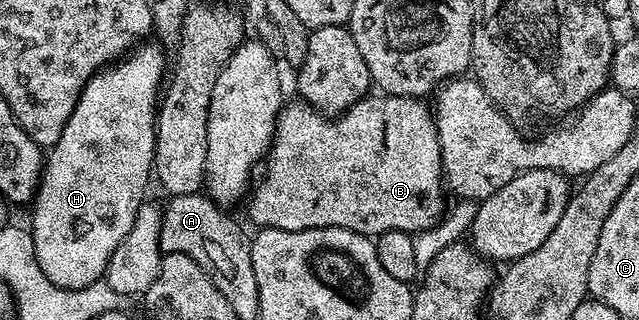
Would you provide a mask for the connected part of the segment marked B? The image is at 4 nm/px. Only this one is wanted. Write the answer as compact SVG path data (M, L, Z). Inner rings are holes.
M396 94L385 96L367 96L358 102L353 102L347 110L343 110L333 120L327 120L317 111L311 110L309 106L301 101L294 100L294 103L283 105L281 114L278 115L278 125L274 127L274 141L270 143L269 151L264 159L266 165L266 178L262 178L253 187L249 195L250 203L246 210L250 218L255 222L255 227L284 228L285 230L311 230L312 228L324 228L335 226L345 230L354 230L357 234L377 236L385 230L399 230L408 232L415 236L421 235L421 230L430 230L442 218L442 209L446 206L446 198L442 195L444 191L442 168L442 144L438 141L438 123L434 121L434 115L429 105L425 106L422 98L399 98Z

